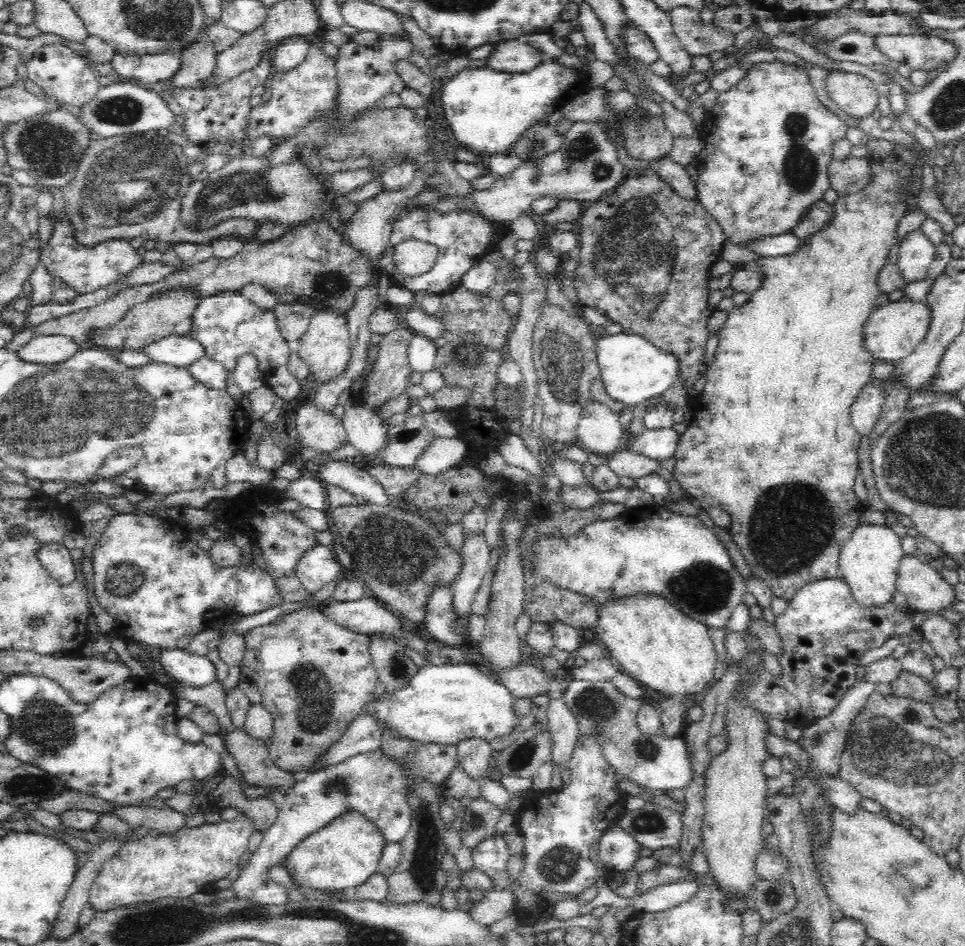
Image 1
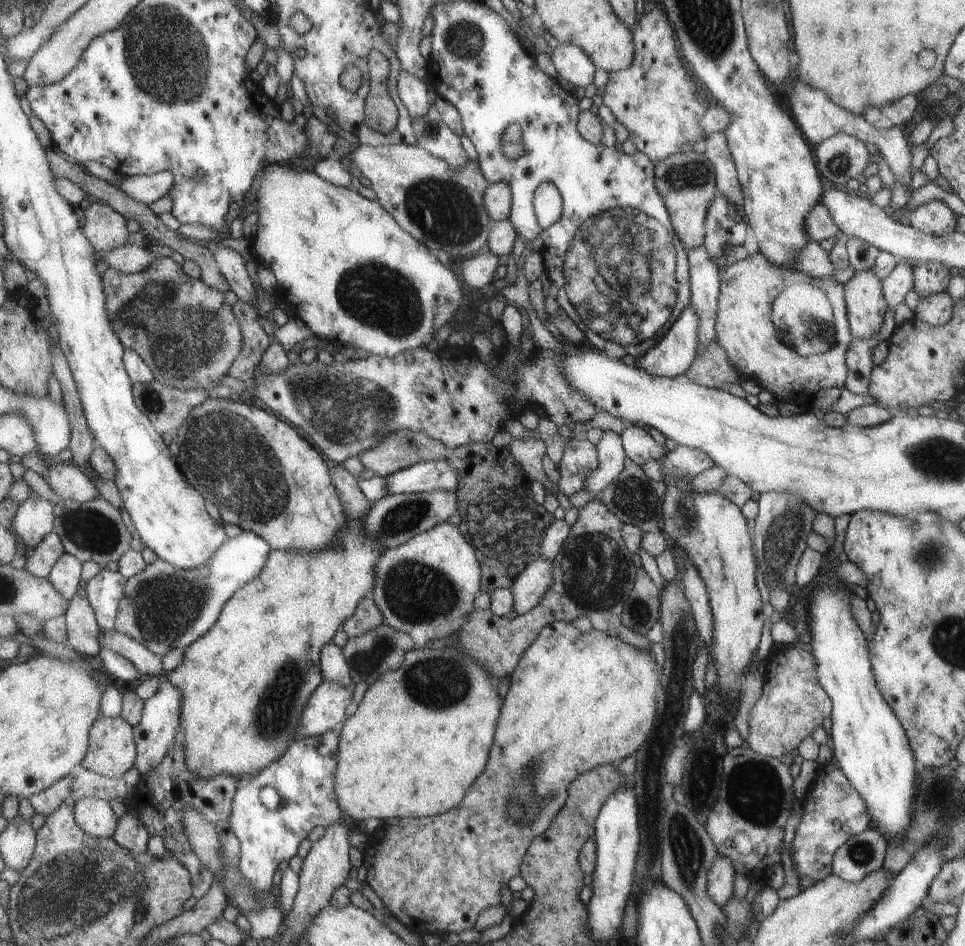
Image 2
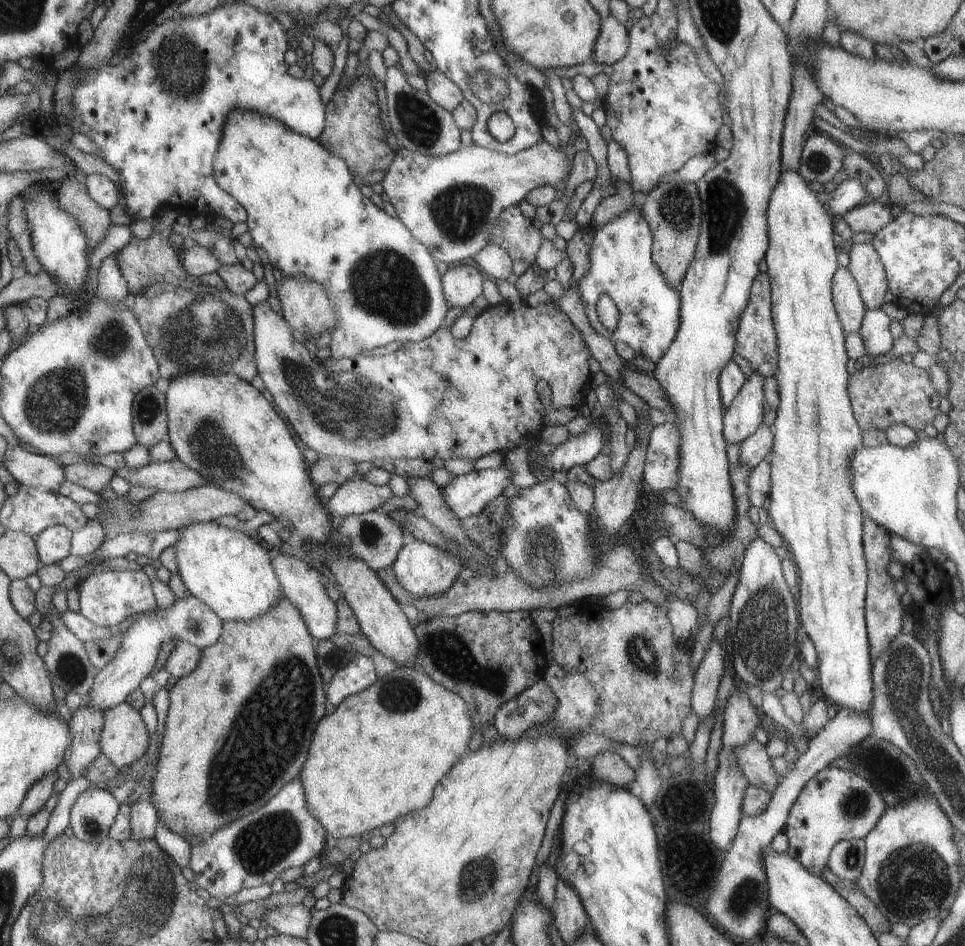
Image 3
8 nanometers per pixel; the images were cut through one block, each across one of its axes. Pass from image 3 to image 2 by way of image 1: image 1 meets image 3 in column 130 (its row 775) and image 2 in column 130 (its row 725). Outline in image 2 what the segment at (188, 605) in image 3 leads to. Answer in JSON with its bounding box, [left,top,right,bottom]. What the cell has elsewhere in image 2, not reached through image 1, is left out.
[117,530,271,658]

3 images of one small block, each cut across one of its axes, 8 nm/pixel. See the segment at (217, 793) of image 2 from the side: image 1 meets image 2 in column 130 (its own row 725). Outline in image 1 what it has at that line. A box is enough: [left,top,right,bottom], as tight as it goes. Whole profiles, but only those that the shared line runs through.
[743,578,917,729]

